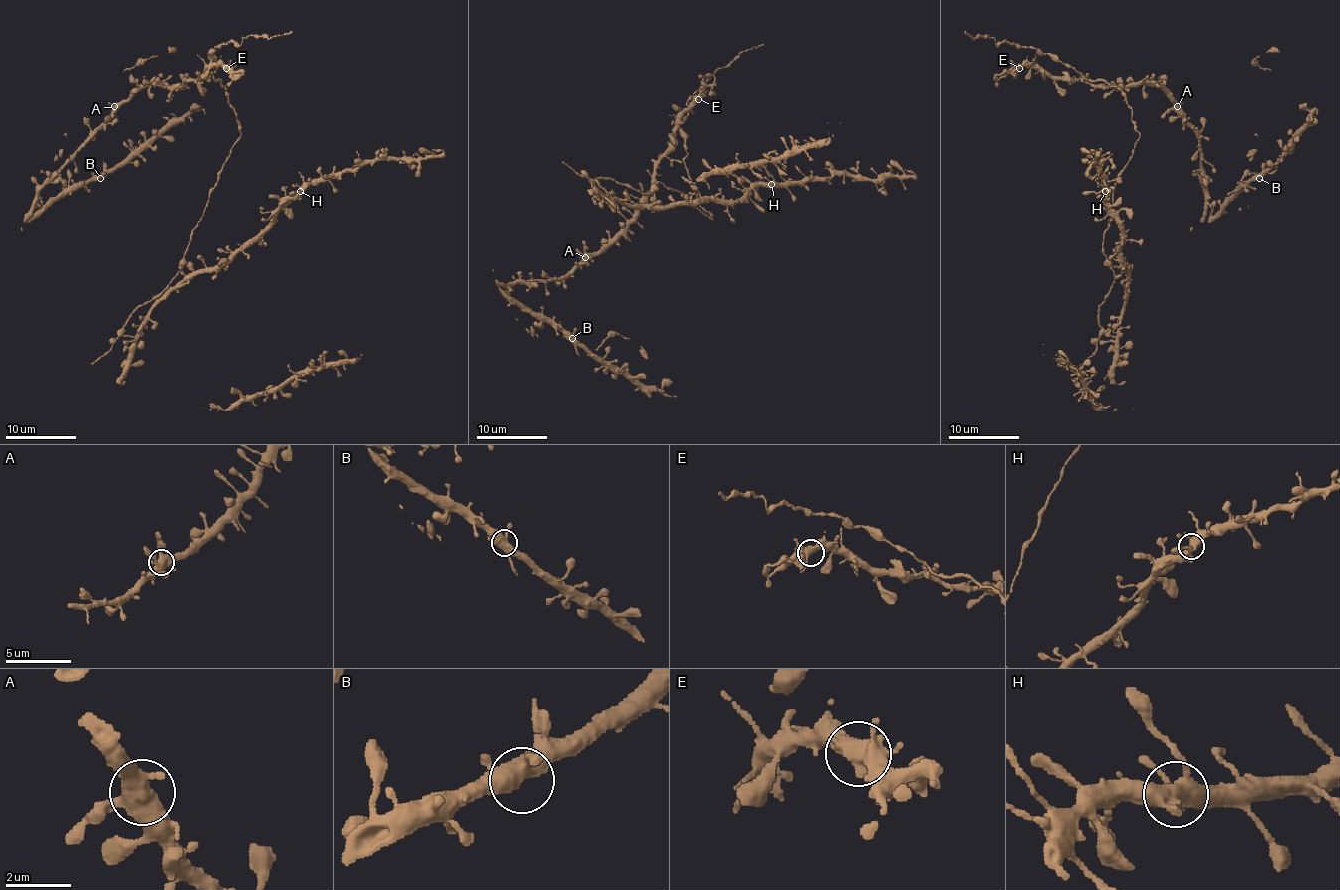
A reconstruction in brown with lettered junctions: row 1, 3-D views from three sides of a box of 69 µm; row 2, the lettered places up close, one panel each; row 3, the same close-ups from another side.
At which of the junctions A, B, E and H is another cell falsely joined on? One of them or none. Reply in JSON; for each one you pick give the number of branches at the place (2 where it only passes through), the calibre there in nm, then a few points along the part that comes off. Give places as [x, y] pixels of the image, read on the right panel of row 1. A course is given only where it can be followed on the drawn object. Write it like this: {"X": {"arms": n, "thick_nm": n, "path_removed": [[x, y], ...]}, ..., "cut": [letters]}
{"cut": []}

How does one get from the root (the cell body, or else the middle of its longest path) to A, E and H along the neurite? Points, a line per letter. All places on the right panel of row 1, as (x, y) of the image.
A: (1134, 120), (1132, 108), (1119, 89), (1102, 80), (1077, 80), (1095, 85), (1156, 83), (1177, 106)
E: (1134, 120), (1125, 94), (1102, 80), (1069, 80), (1051, 76), (1032, 66), (1019, 68)
H: (1134, 120), (1139, 140), (1104, 235), (1114, 282), (1098, 322), (1114, 336), (1127, 275), (1105, 191)

